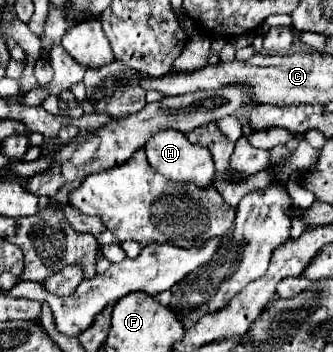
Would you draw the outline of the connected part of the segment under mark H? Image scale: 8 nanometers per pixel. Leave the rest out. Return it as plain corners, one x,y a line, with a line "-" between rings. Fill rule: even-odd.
163,130
159,134
153,134
147,144
145,144
145,154
149,164
163,174
167,180
175,180
175,182
185,182
185,184
195,184
199,188
207,188
213,186
215,180
215,166
213,166
213,158
211,152
199,144
191,144
183,132
179,130

